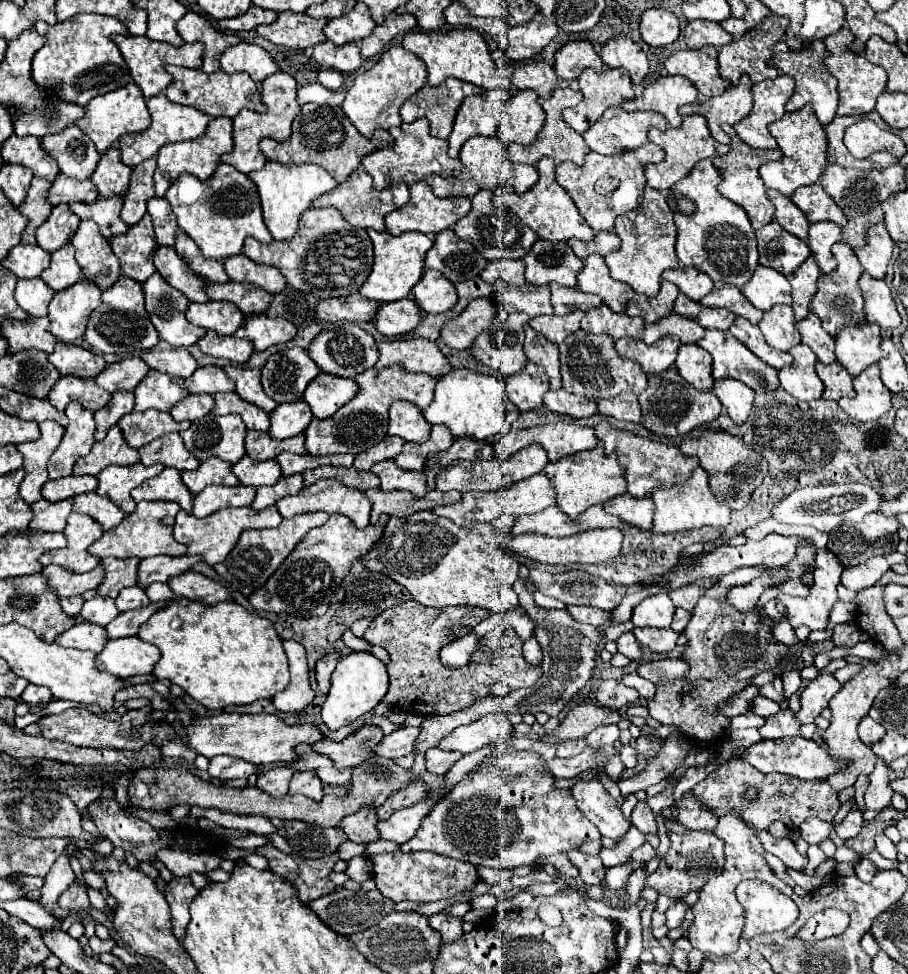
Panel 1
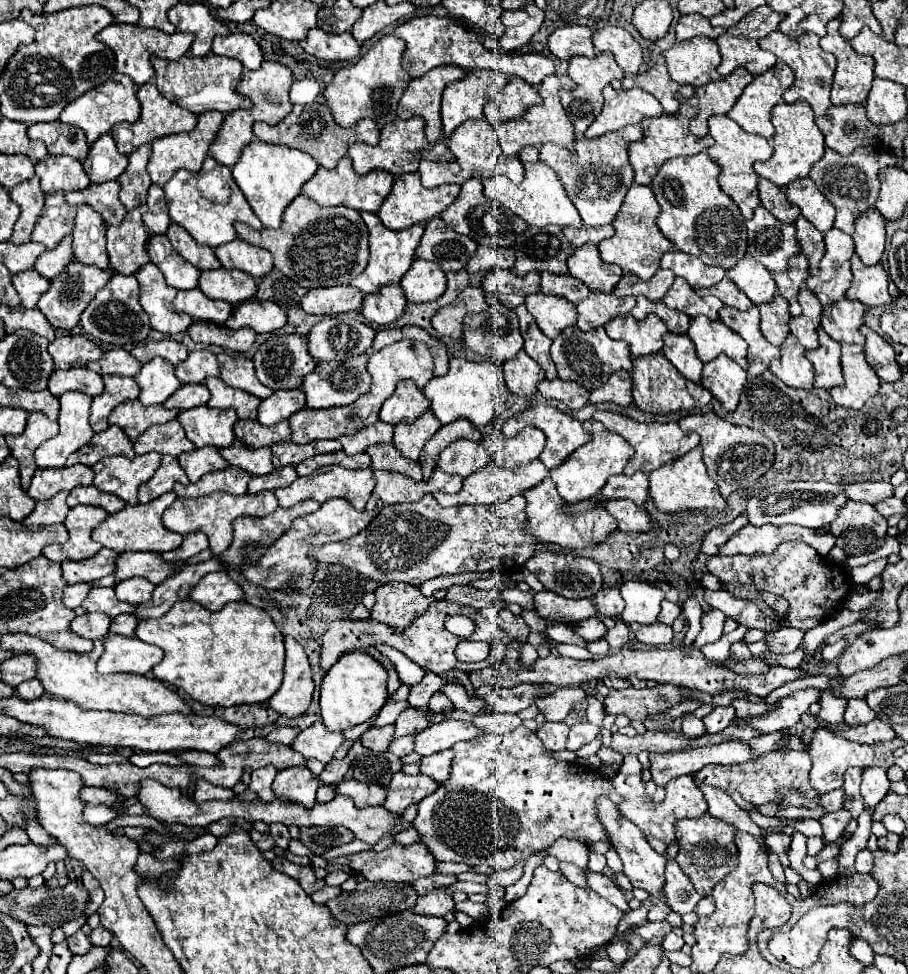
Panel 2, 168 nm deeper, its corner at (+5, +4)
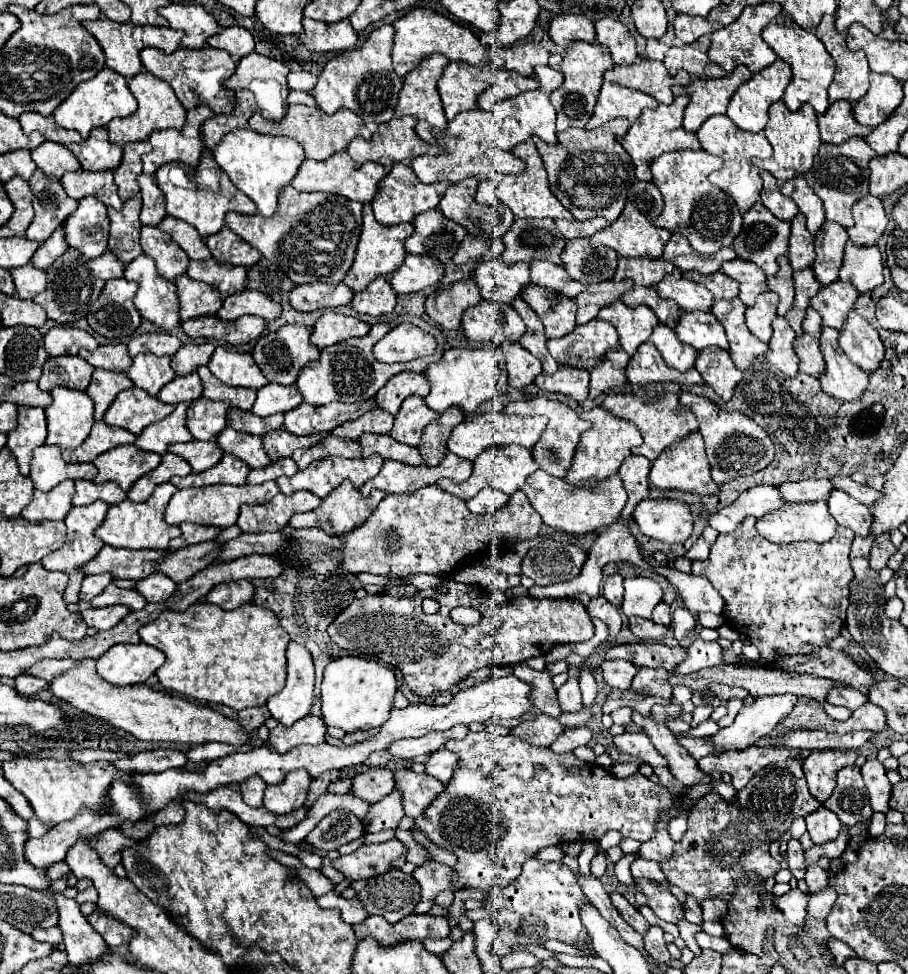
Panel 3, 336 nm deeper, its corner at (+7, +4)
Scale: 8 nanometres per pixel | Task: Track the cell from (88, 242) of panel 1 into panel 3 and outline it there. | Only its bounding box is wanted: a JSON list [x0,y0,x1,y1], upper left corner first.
[65,196,109,258]

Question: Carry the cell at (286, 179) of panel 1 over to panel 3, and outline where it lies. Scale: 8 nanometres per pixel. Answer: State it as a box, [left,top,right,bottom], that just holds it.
[213,128,305,216]

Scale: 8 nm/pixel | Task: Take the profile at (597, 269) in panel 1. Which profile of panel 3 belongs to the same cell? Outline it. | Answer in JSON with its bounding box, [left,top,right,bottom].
[561,238,617,284]

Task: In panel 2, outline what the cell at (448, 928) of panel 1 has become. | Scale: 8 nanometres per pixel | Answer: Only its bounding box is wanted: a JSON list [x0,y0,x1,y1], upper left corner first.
[415,888,455,916]

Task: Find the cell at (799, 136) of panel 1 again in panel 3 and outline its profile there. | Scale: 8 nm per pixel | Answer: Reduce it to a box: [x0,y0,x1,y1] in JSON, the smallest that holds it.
[753,100,821,180]

